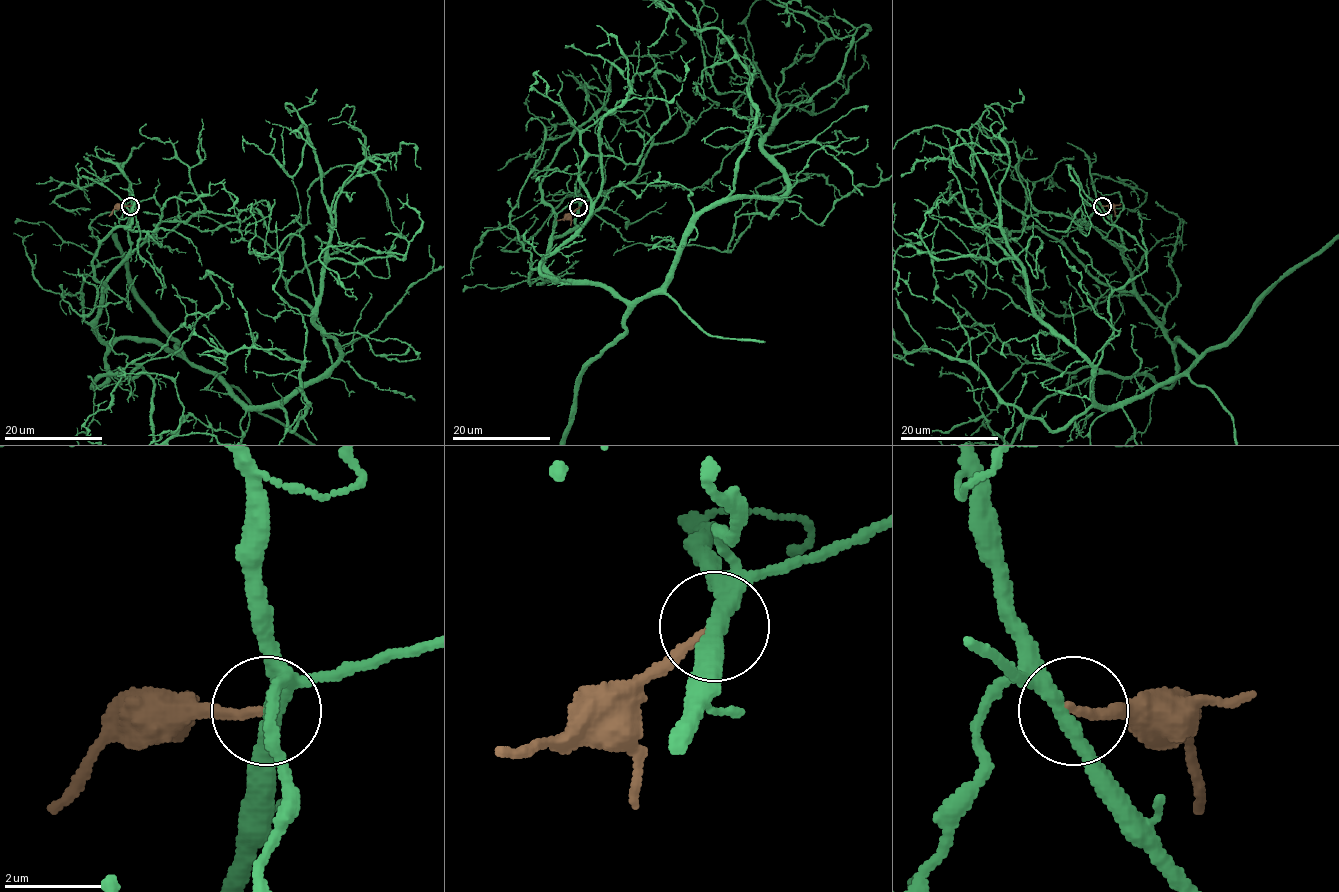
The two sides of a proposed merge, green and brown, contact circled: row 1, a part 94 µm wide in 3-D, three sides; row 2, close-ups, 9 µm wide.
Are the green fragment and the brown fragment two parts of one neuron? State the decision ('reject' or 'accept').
reject

